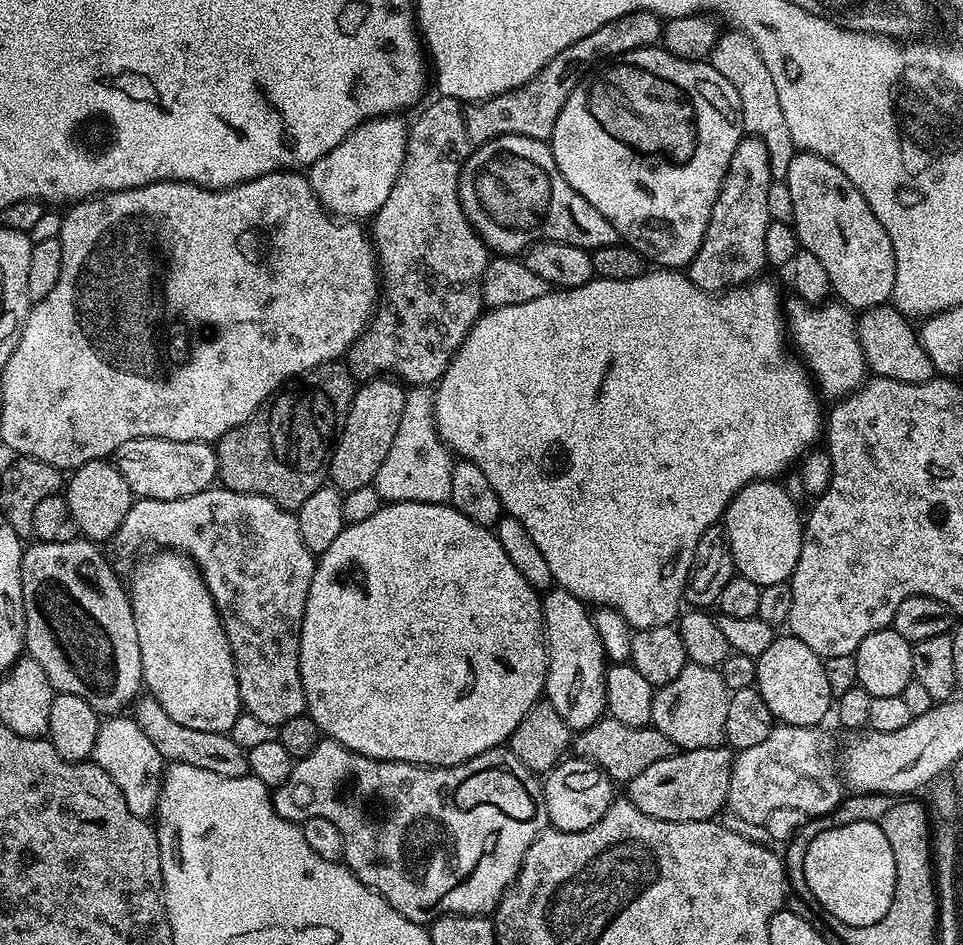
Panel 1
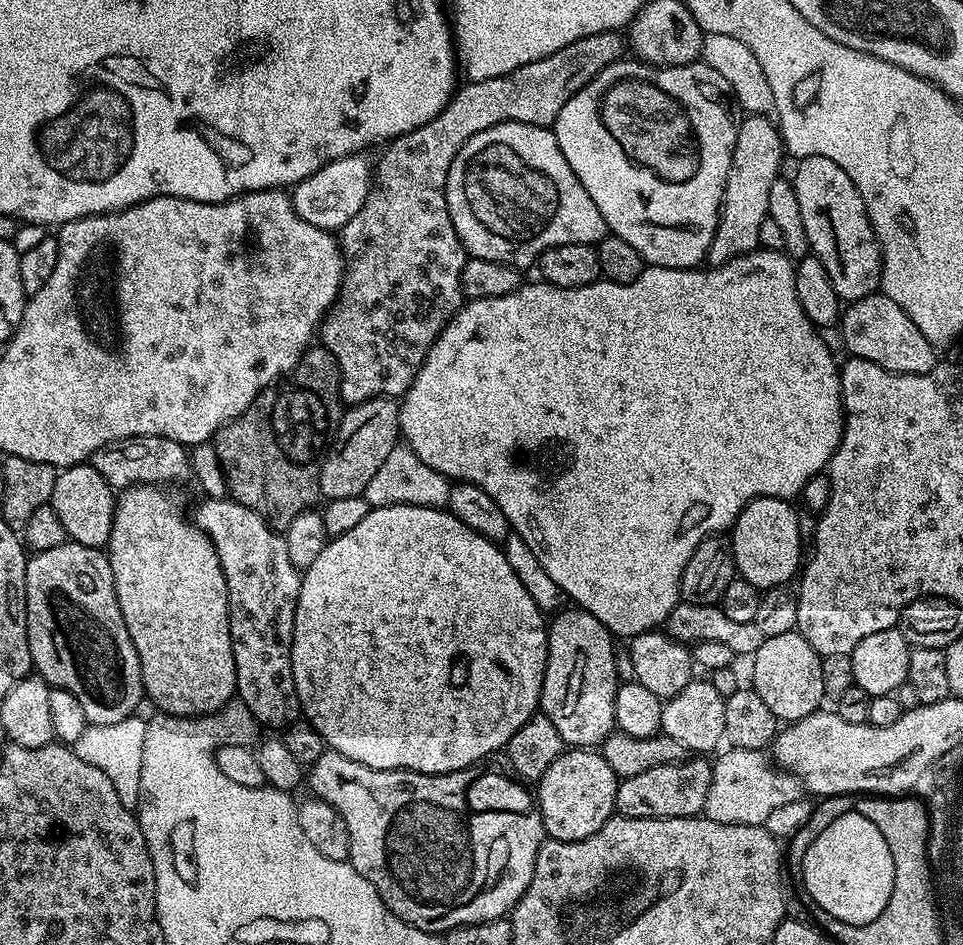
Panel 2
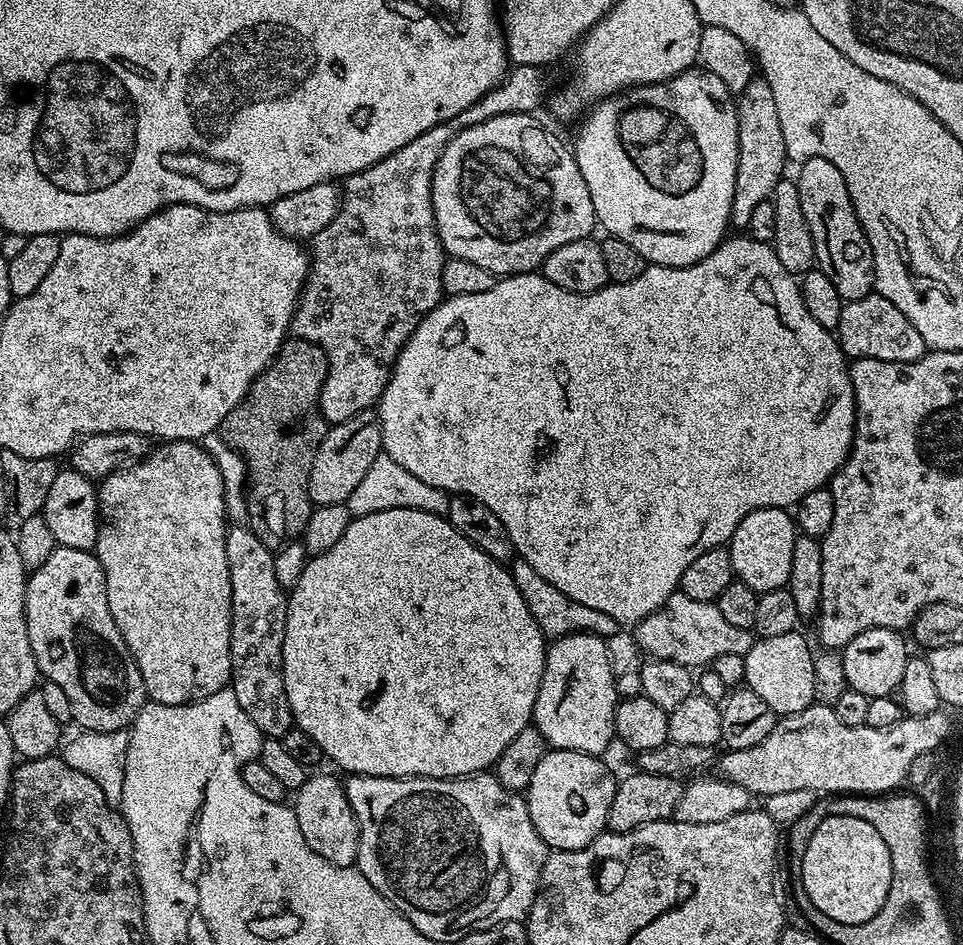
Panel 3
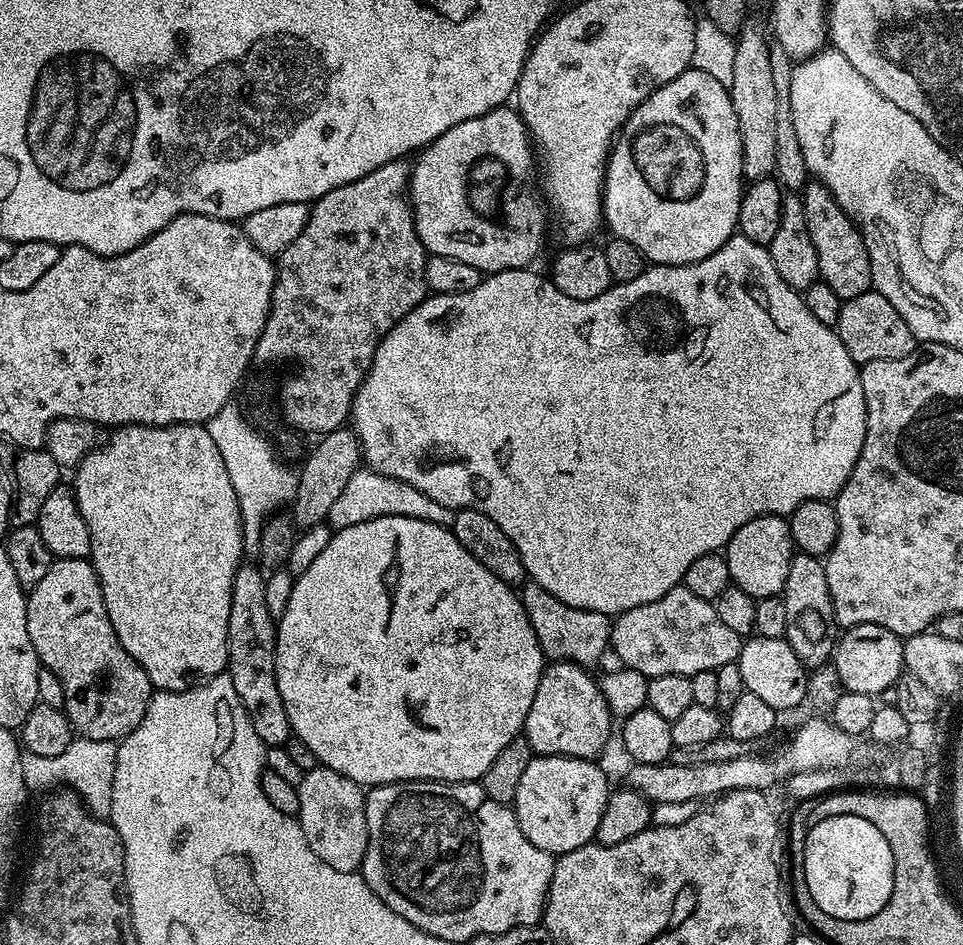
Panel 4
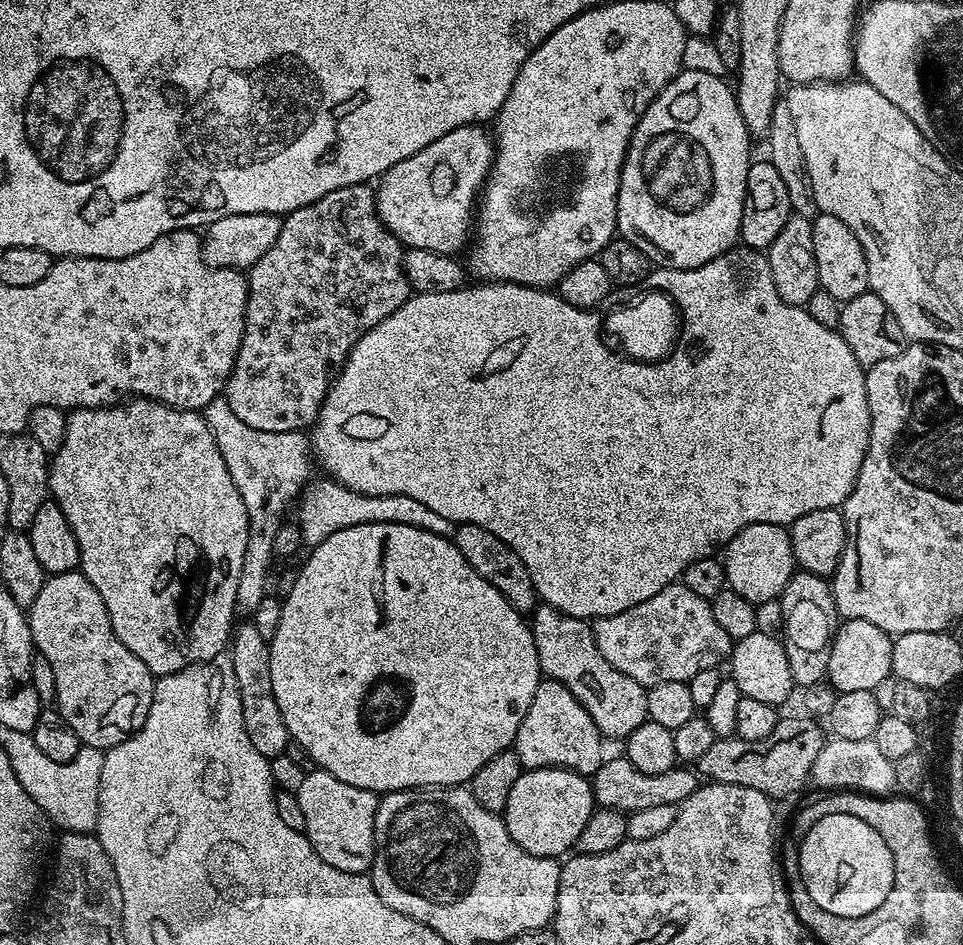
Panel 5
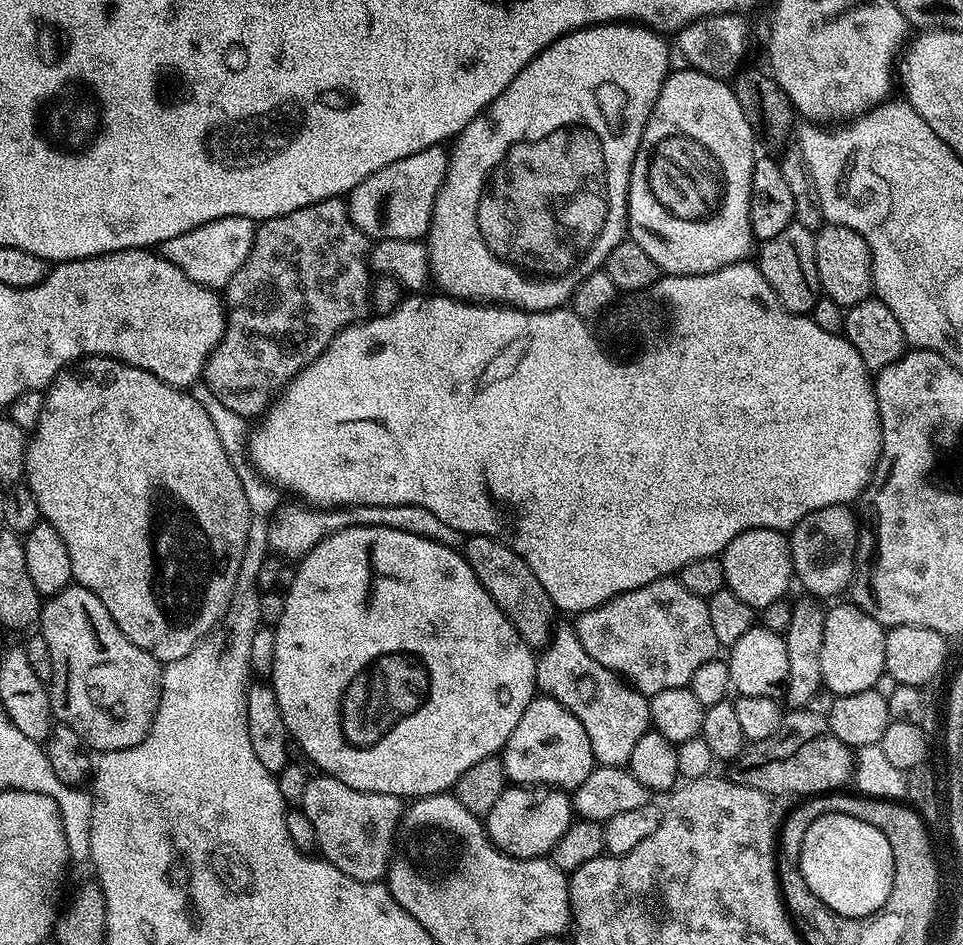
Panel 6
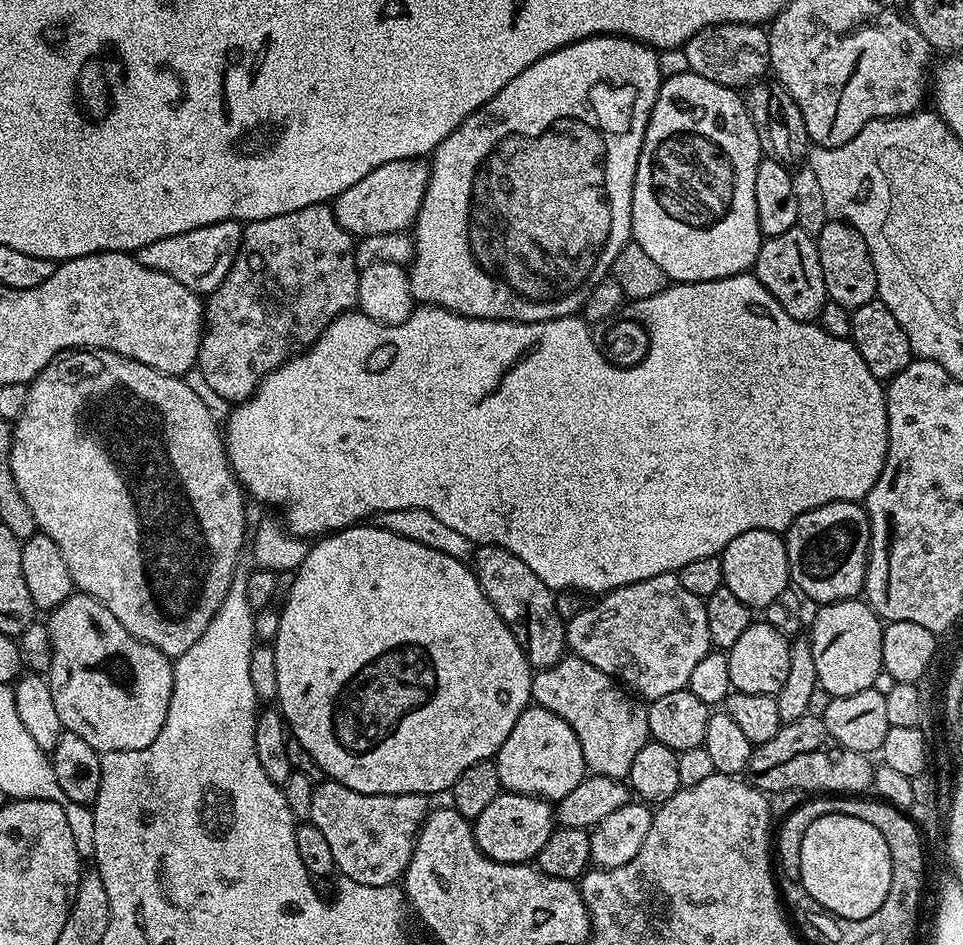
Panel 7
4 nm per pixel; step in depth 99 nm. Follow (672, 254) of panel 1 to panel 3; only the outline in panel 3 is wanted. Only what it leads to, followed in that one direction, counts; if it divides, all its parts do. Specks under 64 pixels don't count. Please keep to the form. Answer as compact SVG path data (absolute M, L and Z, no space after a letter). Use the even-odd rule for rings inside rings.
M693 66L687 72L678 74L674 78L664 80L660 84L644 84L641 88L630 88L623 92L617 92L615 96L606 96L603 100L595 105L596 108L584 121L580 124L580 129L576 132L576 144L574 143L574 151L576 161L582 170L582 178L586 178L586 186L590 190L590 202L594 202L594 214L596 215L597 225L602 229L605 228L605 233L608 236L617 236L622 242L630 242L630 246L634 246L634 250L638 250L638 254L642 254L642 258L649 264L661 264L662 266L670 266L671 268L688 268L692 264L697 264L702 258L706 258L716 248L720 247L725 239L726 233L729 231L730 221L732 218L732 203L734 202L734 178L738 170L738 118L736 117L736 100L733 92L728 89L726 82L722 82L722 78L716 77L715 74L705 72L703 67Z

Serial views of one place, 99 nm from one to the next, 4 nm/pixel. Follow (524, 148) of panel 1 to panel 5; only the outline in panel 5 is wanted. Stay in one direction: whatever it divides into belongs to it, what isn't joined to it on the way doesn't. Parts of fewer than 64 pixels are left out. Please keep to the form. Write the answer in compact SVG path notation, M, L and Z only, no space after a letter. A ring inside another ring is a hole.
M475 124L458 126L458 130L450 130L450 134L442 134L430 146L422 146L418 154L410 154L410 158L402 158L384 175L379 177L375 185L376 214L380 221L399 238L400 243L408 248L421 248L435 252L459 253L459 248L470 240L474 228L474 213L478 208L478 197L492 171L494 159L494 140L484 133L483 127Z

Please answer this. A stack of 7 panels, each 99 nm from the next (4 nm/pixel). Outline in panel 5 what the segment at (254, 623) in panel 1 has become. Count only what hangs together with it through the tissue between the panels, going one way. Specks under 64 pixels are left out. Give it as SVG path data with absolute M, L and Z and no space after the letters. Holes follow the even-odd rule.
M237 623L230 637L230 655L234 666L234 682L238 686L238 694L242 702L242 718L246 726L246 734L250 734L250 742L258 754L262 754L271 762L275 756L283 756L290 739L286 730L286 721L282 718L282 710L278 710L278 702L274 702L274 685L270 682L270 641L258 634L255 624Z

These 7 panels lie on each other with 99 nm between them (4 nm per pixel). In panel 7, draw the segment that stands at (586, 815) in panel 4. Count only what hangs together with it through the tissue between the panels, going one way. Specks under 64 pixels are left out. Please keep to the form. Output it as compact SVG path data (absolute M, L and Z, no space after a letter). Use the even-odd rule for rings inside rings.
M501 791L498 798L494 798L494 802L490 802L490 806L486 806L486 810L482 810L482 814L478 814L472 824L472 833L478 842L478 846L482 850L482 854L486 854L491 860L497 860L503 864L526 864L535 861L538 850L542 850L542 846L546 846L548 839L552 837L554 831L554 808L547 800L541 800L539 796L523 796L521 792Z

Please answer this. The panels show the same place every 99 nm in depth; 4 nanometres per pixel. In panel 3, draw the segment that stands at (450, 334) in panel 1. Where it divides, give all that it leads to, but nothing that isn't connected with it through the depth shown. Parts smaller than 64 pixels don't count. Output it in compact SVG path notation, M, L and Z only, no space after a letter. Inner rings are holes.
M525 64L509 67L505 71L503 80L499 84L495 84L489 92L482 94L482 98L478 98L478 102L474 102L474 106L466 106L466 110L462 110L462 114L450 118L445 124L439 124L422 134L418 134L418 138L414 138L414 142L406 142L406 146L402 146L402 150L394 150L394 154L382 158L382 162L378 162L361 172L355 172L354 175L343 181L338 214L334 214L334 220L330 222L330 226L318 230L318 234L314 234L311 238L310 271L307 280L304 282L304 289L300 292L296 312L292 315L292 327L290 329L291 335L295 339L314 342L326 354L328 373L326 374L326 382L320 391L320 409L329 425L341 424L346 422L346 418L354 418L354 414L369 411L373 406L379 405L380 395L386 390L386 382L392 373L392 365L395 364L402 346L408 341L410 334L414 334L414 330L420 325L422 318L434 311L444 296L442 266L446 259L446 253L442 242L438 238L438 230L434 222L434 206L432 205L432 179L434 178L438 158L442 158L442 150L446 150L446 146L455 138L458 132L470 126L478 126L478 122L486 122L490 118L498 118L502 114L535 113L537 111L536 107L544 100L544 76L542 73L543 71L540 68L526 66Z

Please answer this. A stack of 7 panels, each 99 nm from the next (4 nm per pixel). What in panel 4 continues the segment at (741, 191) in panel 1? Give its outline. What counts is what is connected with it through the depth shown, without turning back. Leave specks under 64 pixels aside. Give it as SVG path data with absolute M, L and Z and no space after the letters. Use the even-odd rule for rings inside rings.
M751 26L745 27L743 31L735 37L736 49L734 50L734 82L730 85L732 101L734 102L734 114L738 114L738 130L742 138L742 170L744 171L744 180L751 182L753 180L762 180L771 177L775 173L775 155L777 153L777 91L774 90L773 73L770 71L770 43L769 37L764 37L762 33Z

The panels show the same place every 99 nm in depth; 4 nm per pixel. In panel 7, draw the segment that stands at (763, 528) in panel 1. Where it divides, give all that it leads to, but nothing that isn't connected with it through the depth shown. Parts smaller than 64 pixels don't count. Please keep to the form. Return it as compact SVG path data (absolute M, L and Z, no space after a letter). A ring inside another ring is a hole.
M746 530L746 534L738 534L738 538L724 548L720 561L724 571L724 587L741 602L746 602L750 609L765 610L778 594L790 588L788 545L781 533Z

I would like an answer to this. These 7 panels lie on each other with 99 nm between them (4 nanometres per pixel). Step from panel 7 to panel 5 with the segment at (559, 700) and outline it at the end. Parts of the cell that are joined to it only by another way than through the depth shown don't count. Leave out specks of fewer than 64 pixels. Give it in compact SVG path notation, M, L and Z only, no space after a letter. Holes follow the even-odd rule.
M540 602L531 613L530 627L534 646L538 650L541 673L549 680L562 682L562 686L566 686L566 690L570 690L570 694L586 706L586 712L594 718L594 726L598 726L601 737L627 738L644 724L648 719L648 689L634 682L634 678L626 678L622 670L614 670L614 666L602 658L602 650L598 650L598 642L594 642L589 621L574 618Z

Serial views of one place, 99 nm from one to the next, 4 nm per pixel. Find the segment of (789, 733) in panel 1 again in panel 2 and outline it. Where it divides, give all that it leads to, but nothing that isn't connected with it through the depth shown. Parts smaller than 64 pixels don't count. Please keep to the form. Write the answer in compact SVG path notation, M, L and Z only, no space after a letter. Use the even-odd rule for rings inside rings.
M729 747L727 751L721 751L715 757L717 760L711 761L710 791L706 793L706 802L702 811L707 819L723 824L763 826L766 818L770 818L770 813L778 810L778 806L786 806L786 802L801 799L800 781L791 772L786 772L773 763L763 751L734 747Z

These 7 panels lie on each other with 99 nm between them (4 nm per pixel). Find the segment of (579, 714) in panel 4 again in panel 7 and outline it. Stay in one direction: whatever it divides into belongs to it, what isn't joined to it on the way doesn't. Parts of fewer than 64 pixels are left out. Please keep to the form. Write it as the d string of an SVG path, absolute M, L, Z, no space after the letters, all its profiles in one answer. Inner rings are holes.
M539 706L525 708L514 722L514 730L496 751L494 763L498 770L501 789L521 792L523 796L539 796L541 800L559 802L582 782L586 765L578 734L558 714Z

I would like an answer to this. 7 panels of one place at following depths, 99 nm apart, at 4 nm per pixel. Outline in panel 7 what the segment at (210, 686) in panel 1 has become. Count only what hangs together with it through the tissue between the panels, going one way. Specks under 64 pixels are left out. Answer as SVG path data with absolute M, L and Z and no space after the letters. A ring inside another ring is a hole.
M61 352L31 380L27 389L28 397L22 414L12 424L10 470L14 474L18 494L26 498L26 506L30 506L30 514L34 514L37 529L43 535L54 538L58 550L62 550L62 558L66 558L66 566L70 566L70 578L77 593L94 598L106 606L106 610L110 610L110 614L114 614L114 618L118 618L118 622L122 622L122 626L126 626L134 638L162 650L162 654L169 658L181 656L190 650L190 646L194 646L194 642L198 642L198 638L202 638L206 626L210 626L210 618L214 618L218 606L222 606L222 598L226 598L237 575L236 563L240 560L240 551L246 548L246 494L228 464L228 453L217 417L210 414L202 398L198 398L198 394L194 394L194 390L190 390L181 377L159 372L117 352Z

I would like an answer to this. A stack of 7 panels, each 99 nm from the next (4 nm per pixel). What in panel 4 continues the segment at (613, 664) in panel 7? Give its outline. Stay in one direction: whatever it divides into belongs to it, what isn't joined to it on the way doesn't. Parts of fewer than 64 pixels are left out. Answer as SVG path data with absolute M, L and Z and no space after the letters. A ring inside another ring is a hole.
M683 586L662 594L646 606L634 606L612 620L611 651L616 651L619 663L646 677L662 674L693 676L699 672L715 672L727 664L737 663L744 640L718 618L711 600L690 594Z

